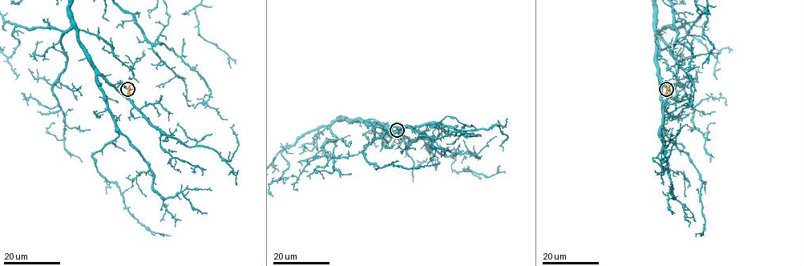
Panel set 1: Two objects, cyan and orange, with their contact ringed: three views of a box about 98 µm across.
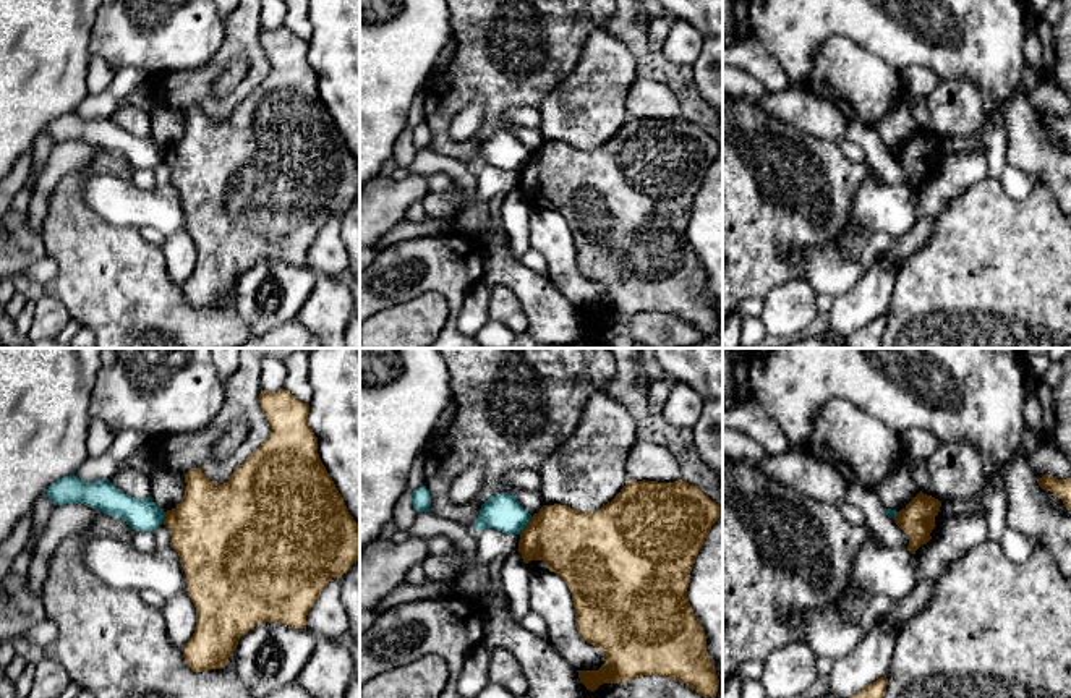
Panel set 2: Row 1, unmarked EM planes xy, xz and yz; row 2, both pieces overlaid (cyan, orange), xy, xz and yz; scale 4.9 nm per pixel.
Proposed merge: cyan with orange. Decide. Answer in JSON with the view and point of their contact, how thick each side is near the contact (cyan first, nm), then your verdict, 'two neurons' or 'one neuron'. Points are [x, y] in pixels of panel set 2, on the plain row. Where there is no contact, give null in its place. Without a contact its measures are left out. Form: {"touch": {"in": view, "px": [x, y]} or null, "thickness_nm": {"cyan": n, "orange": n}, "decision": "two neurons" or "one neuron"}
{"touch": {"in": "xz", "px": [527, 161]}, "thickness_nm": {"cyan": 190, "orange": 320}, "decision": "two neurons"}

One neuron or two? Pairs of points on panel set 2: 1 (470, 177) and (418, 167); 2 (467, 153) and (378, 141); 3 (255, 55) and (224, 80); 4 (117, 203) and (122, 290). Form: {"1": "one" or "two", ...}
{"1": "one", "2": "two", "3": "two", "4": "two"}

